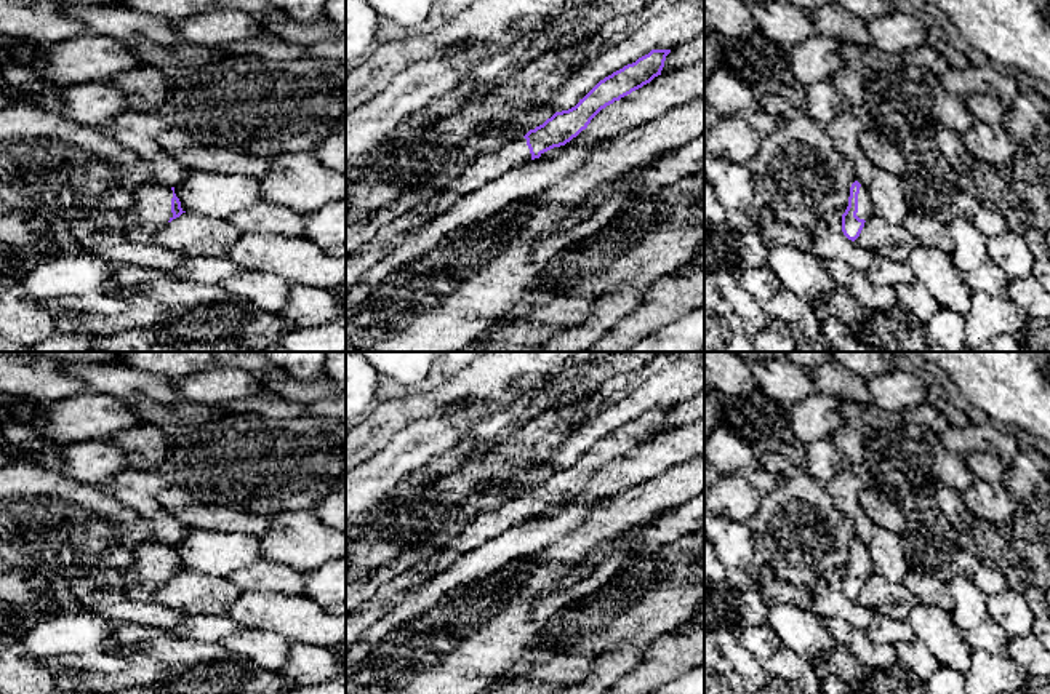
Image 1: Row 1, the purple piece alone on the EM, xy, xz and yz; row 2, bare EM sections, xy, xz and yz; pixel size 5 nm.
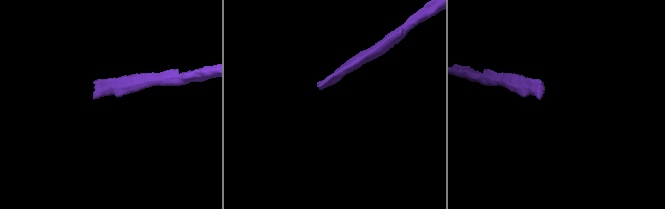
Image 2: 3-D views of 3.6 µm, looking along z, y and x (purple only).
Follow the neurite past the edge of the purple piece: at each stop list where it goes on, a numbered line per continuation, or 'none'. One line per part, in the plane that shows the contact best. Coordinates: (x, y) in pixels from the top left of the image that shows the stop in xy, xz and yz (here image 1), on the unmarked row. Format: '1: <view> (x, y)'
1: yz (865, 563)

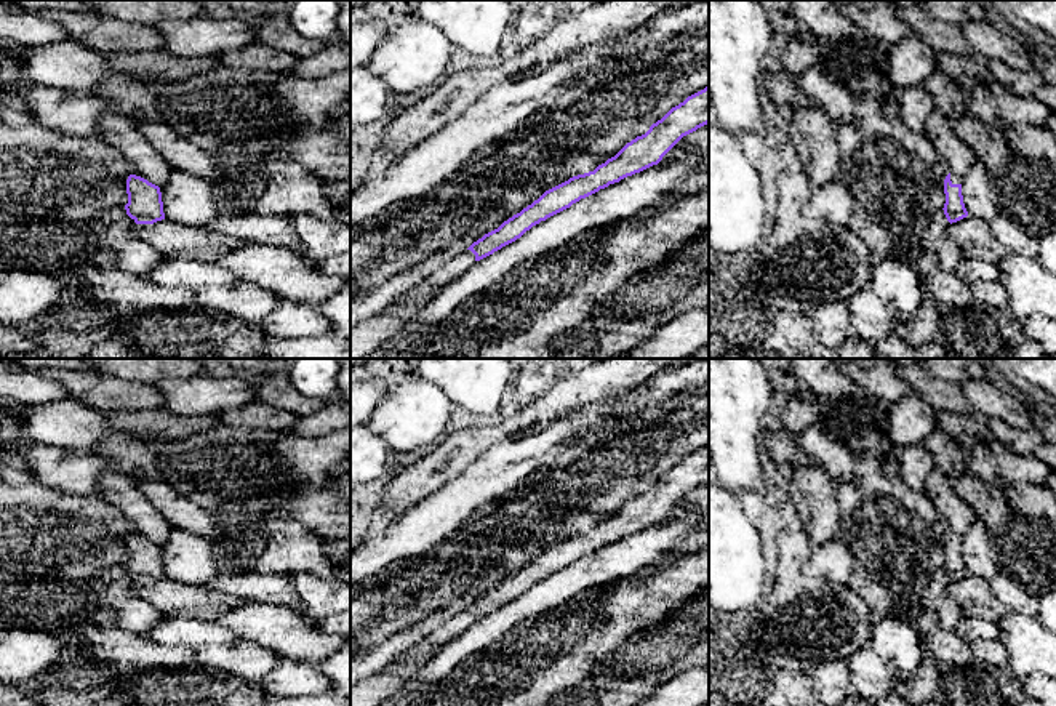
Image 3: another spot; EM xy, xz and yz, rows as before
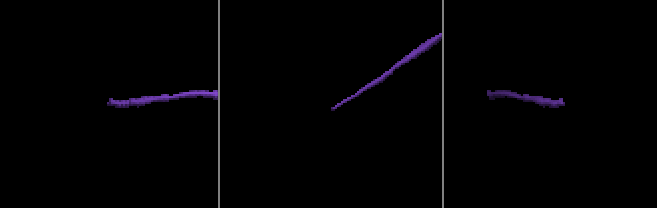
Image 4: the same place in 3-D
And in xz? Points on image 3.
1: xz (460, 621)

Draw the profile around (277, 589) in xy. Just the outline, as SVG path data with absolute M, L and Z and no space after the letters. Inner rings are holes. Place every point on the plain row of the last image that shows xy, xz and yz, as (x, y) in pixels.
M238 573L213 576L206 586L234 596L245 604L299 605L299 594L293 586L293 575Z

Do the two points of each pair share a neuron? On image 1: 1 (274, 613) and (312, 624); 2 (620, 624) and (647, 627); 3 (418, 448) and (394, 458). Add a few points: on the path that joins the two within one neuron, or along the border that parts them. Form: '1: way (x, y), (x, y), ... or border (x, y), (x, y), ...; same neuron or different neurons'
1: way (284, 614), (303, 619); same neuron
2: way (626, 624), (641, 624); same neuron
3: way (412, 448), (400, 458); same neuron

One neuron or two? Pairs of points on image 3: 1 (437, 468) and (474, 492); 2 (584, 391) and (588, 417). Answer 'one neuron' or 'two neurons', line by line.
1: two neurons
2: two neurons

